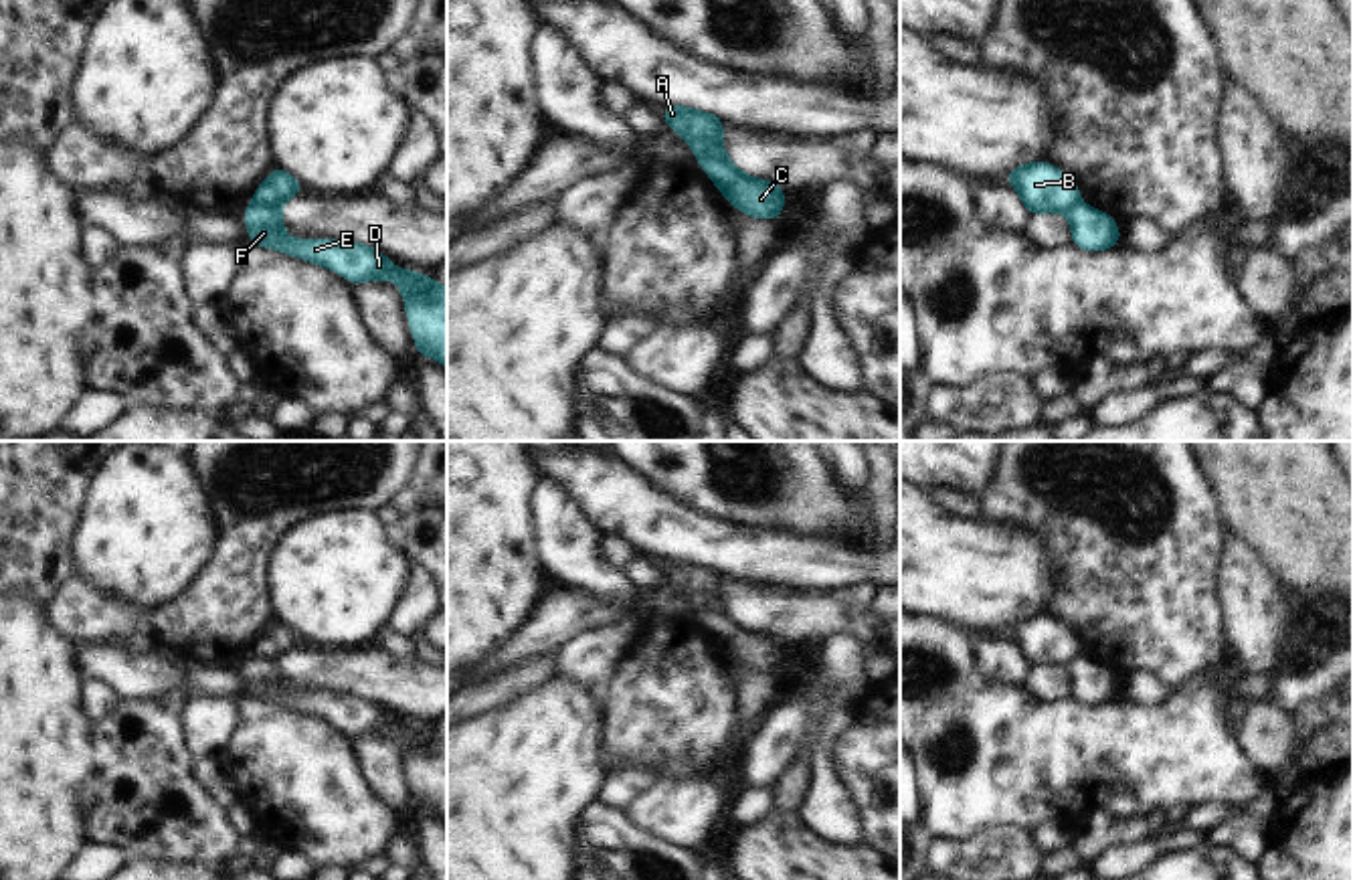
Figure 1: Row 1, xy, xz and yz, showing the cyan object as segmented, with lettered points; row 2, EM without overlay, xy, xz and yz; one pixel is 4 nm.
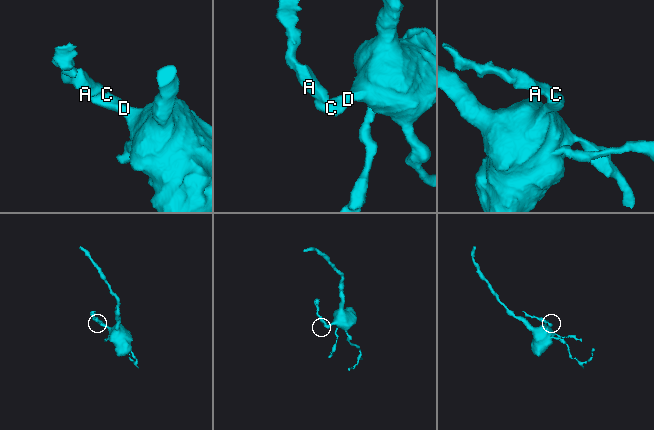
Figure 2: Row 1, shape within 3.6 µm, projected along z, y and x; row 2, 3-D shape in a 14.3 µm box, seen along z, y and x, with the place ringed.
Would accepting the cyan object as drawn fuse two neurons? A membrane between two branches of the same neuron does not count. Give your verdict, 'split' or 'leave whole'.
split

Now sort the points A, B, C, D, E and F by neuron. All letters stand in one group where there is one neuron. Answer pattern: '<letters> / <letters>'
A B / C D E F

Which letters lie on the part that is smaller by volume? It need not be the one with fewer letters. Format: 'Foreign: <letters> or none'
Foreign: A, B

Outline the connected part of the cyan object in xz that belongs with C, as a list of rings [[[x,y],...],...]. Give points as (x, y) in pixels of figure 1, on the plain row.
[[[704,613],[704,625],[714,639],[738,662],[754,672],[775,674],[785,662],[785,641],[771,633],[756,633],[736,621],[730,613]]]

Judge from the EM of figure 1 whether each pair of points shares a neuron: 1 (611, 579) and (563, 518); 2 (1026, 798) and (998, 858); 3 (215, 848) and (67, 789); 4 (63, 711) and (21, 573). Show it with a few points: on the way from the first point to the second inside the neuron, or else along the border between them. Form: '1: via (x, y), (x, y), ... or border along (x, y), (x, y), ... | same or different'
1: via (597, 565), (575, 543), (571, 533) | same
2: border along (1032, 830), (998, 824), (969, 838) | different
3: border along (96, 753), (104, 789), (89, 816), (87, 840) | different
4: border along (21, 595), (33, 595), (47, 605) | different

